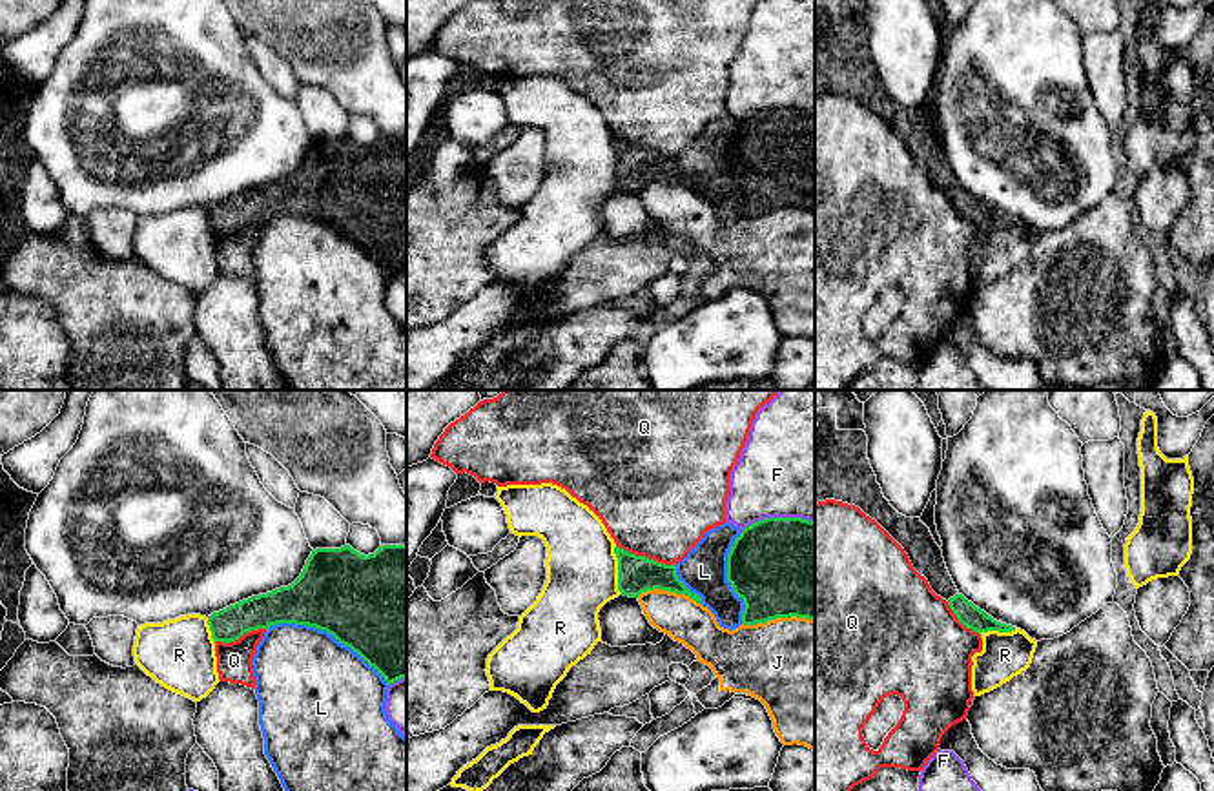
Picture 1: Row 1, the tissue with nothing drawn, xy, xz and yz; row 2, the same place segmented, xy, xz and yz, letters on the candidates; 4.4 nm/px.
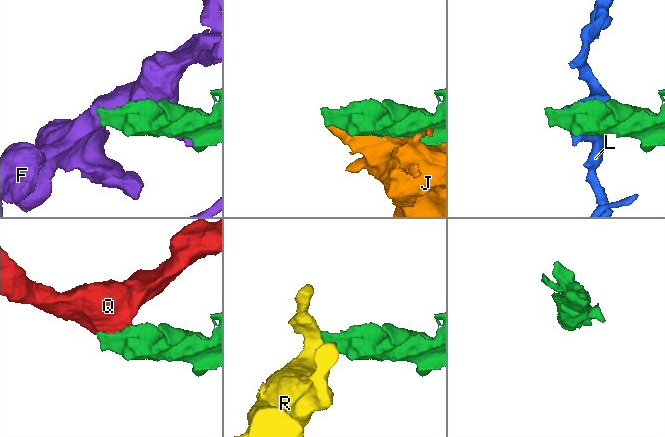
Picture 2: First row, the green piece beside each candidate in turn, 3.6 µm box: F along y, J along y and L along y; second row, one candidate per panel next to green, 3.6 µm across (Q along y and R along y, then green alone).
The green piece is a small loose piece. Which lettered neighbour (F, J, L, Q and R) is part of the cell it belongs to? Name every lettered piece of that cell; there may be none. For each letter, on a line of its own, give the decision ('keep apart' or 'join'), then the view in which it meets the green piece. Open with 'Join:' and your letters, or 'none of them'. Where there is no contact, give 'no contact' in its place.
Join: none of them
F: keep apart; meets green in xz
J: keep apart; meets green in xz
L: keep apart; meets green in xy
Q: keep apart; meets green in xz
R: keep apart; meets green in xz

